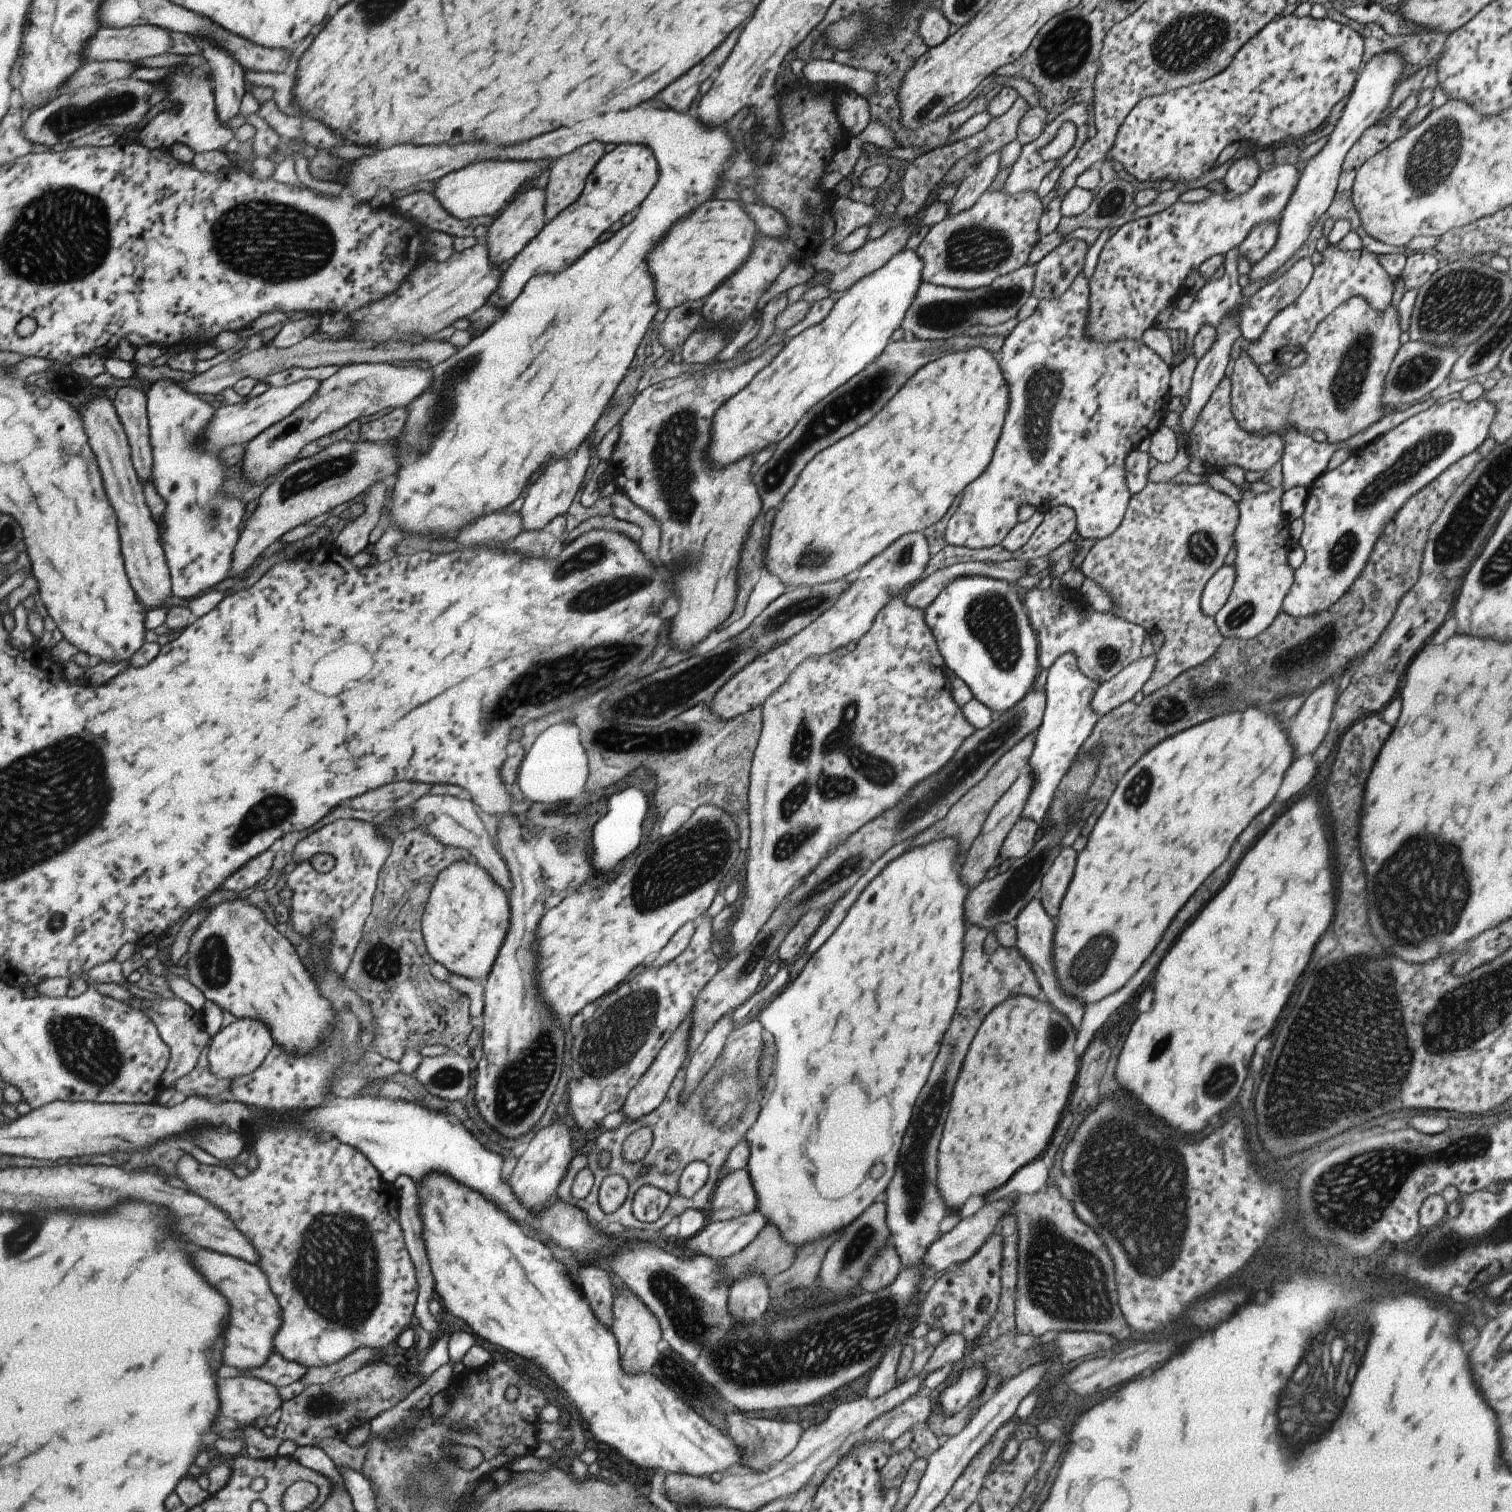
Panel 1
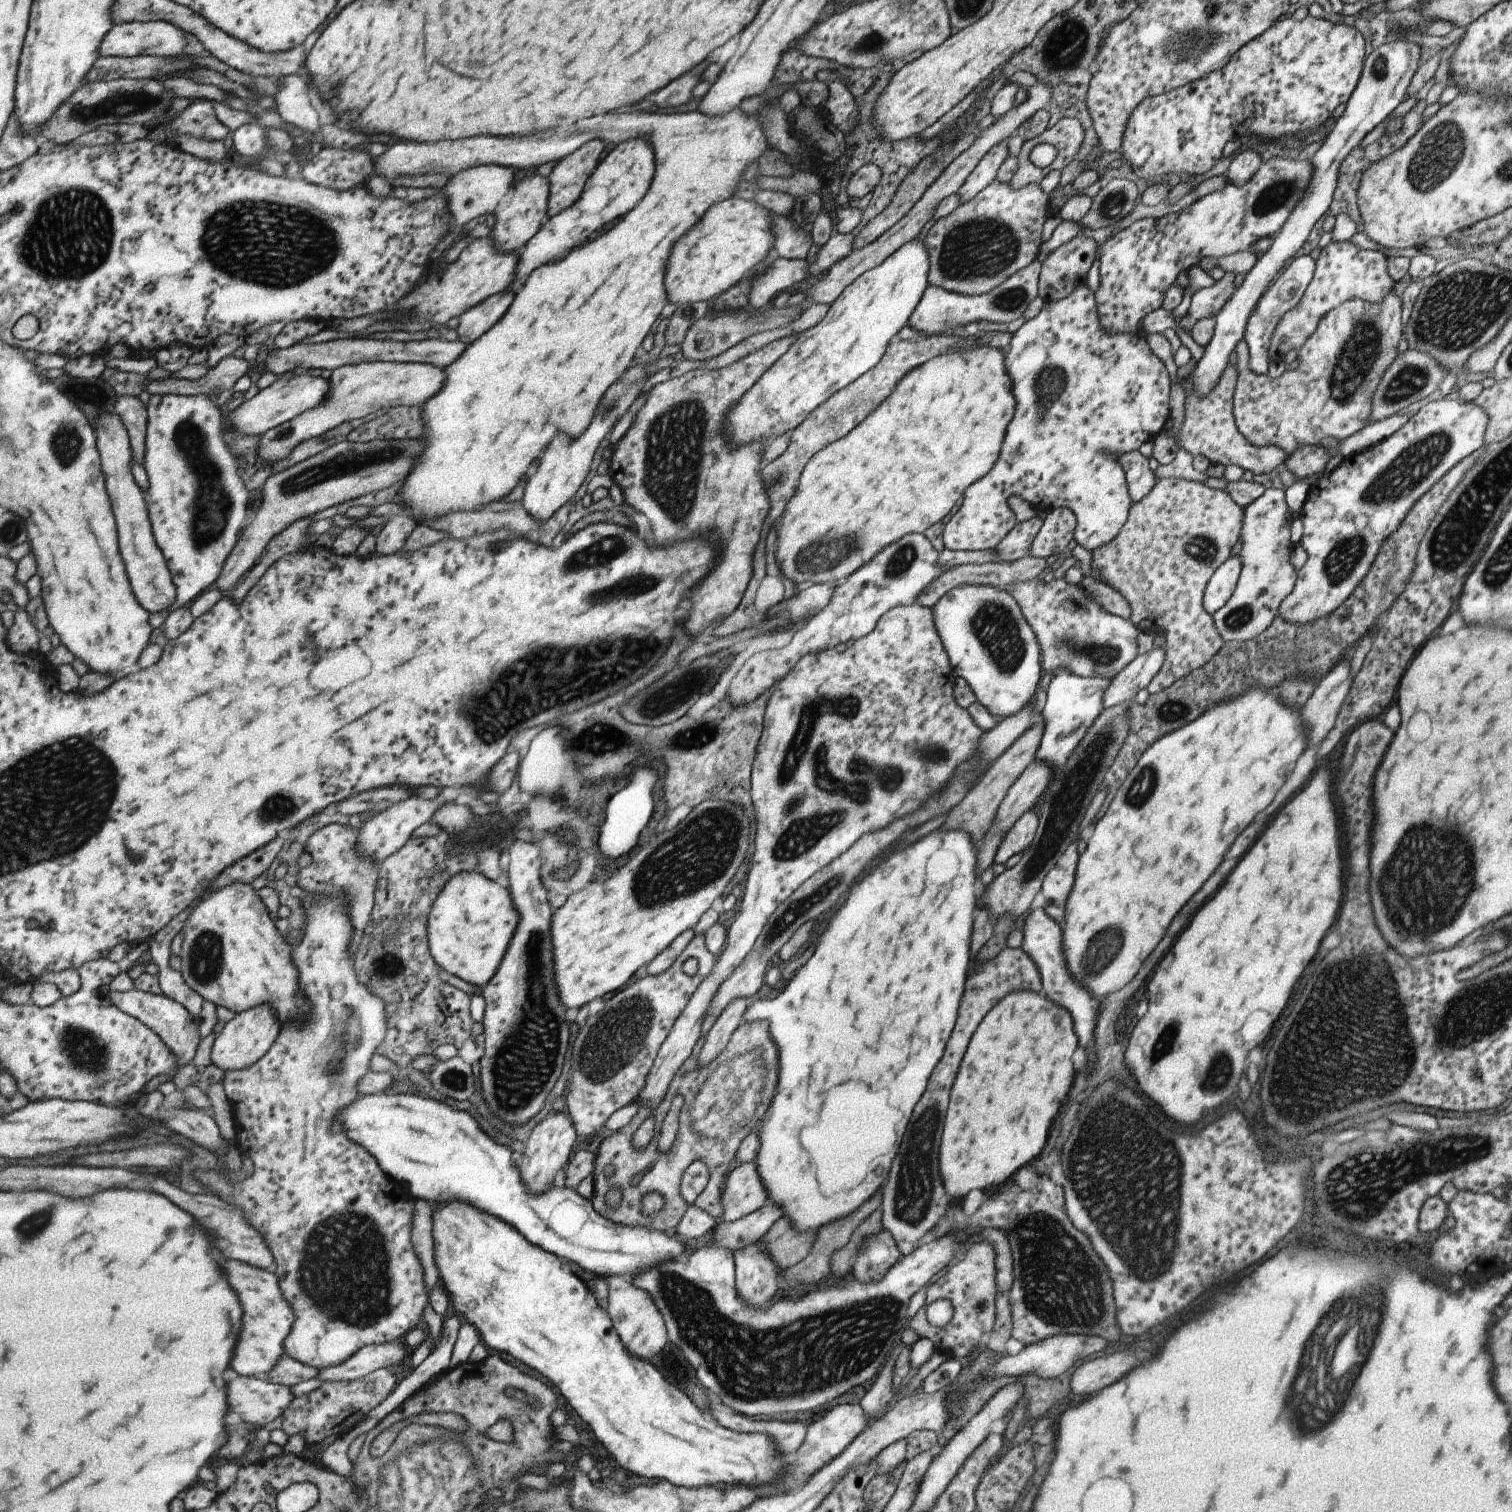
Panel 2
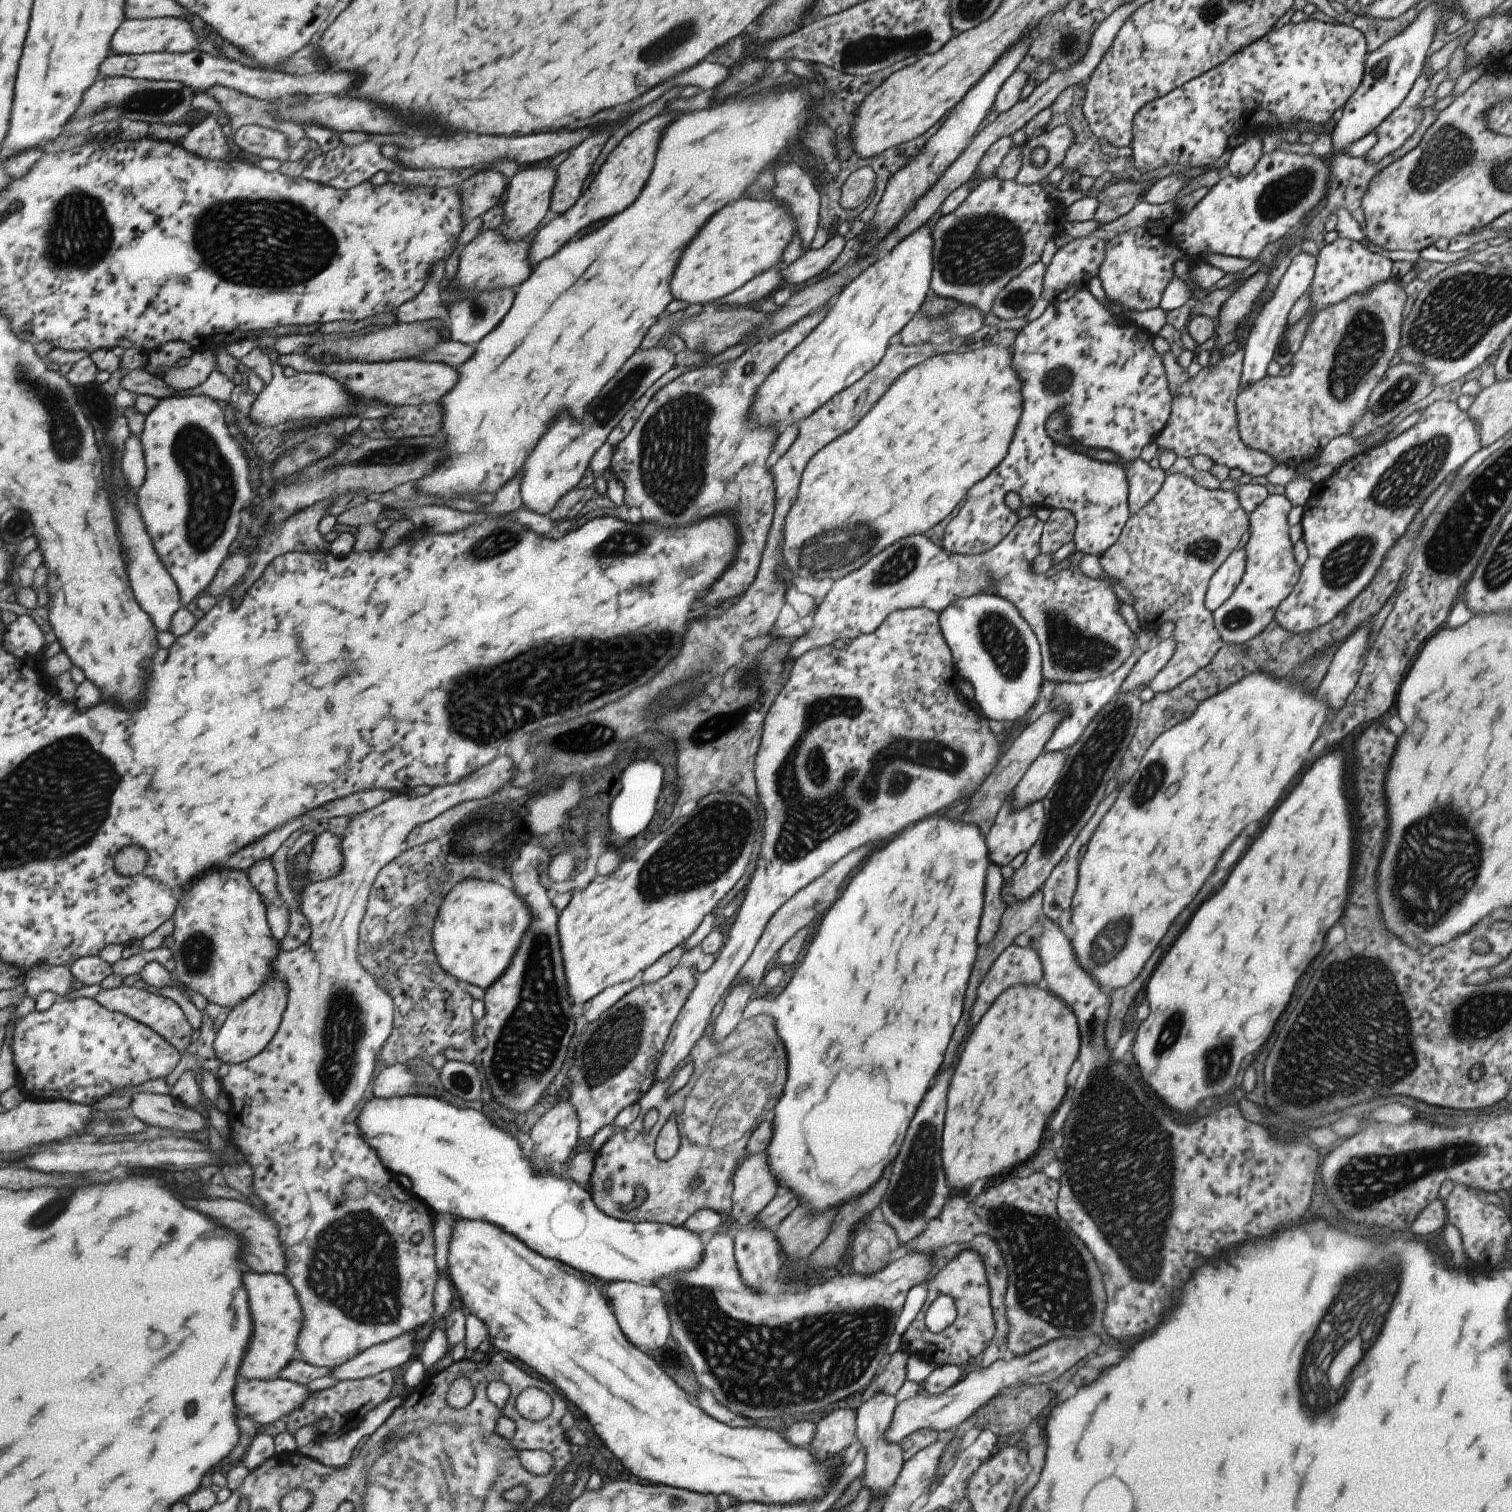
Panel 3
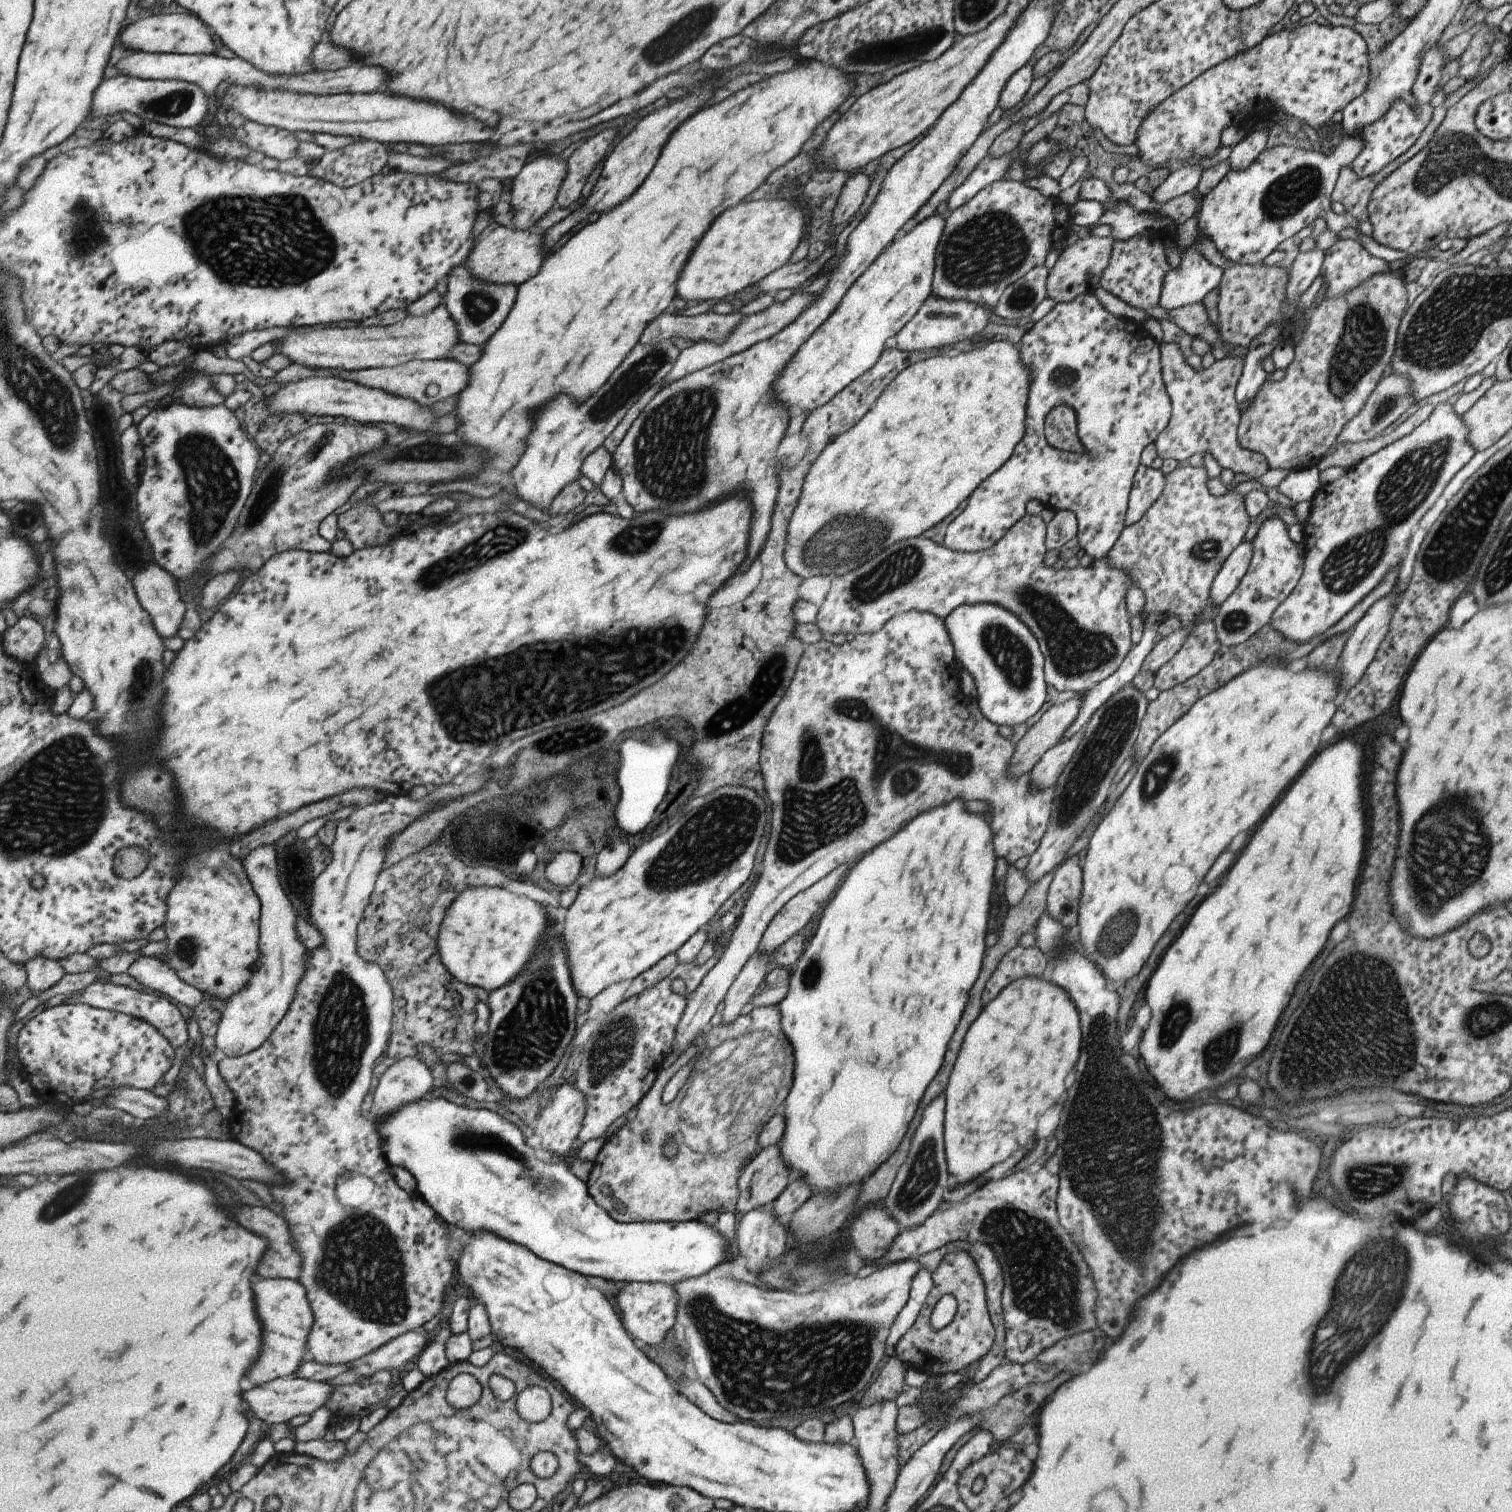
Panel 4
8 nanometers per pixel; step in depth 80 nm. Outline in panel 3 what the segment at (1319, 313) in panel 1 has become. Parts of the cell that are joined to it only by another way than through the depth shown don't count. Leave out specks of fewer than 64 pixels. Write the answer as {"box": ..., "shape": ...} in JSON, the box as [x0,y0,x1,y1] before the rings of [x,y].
{"box":[1307,238,1392,315],"shape":[[[1337,238],[1324,244],[1316,256],[1314,275],[1309,286],[1310,302],[1307,311],[1314,315],[1348,296],[1366,293],[1372,286],[1389,278],[1391,267],[1392,261],[1382,254],[1371,252],[1357,241]]]}

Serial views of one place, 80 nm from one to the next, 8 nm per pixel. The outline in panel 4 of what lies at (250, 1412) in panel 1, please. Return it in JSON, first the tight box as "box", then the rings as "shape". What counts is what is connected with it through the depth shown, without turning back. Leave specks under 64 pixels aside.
{"box":[242,1375,335,1425],"shape":[[[289,1375],[279,1377],[261,1386],[254,1385],[243,1391],[242,1397],[248,1410],[253,1412],[261,1421],[263,1420],[270,1425],[278,1422],[289,1423],[291,1419],[299,1415],[313,1416],[315,1411],[325,1406],[334,1392],[335,1387],[327,1382],[310,1381],[297,1375]]]}

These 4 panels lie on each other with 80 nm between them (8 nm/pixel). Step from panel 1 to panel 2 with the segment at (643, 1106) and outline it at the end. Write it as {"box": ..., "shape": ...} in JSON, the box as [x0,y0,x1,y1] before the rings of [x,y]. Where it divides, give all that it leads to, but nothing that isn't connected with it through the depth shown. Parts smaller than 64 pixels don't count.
{"box":[633,602,982,1109],"shape":[[[913,602],[910,605],[897,605],[884,612],[877,620],[873,630],[865,636],[855,639],[853,644],[843,652],[836,652],[835,649],[827,649],[823,652],[809,653],[797,661],[797,664],[773,686],[768,696],[762,718],[762,731],[758,738],[754,759],[750,768],[750,801],[754,807],[754,848],[751,854],[751,868],[747,872],[745,884],[743,884],[743,897],[735,918],[728,924],[726,929],[725,944],[723,950],[716,957],[711,972],[699,983],[691,998],[687,1001],[681,1014],[675,1019],[669,1034],[660,1044],[656,1057],[647,1073],[642,1089],[636,1094],[633,1102],[639,1107],[646,1105],[650,1109],[655,1108],[664,1097],[665,1091],[674,1077],[674,1074],[691,1054],[695,1042],[700,1037],[701,1021],[704,1017],[707,1005],[715,994],[719,984],[731,974],[731,971],[738,966],[739,962],[746,957],[751,950],[755,939],[762,931],[763,925],[767,922],[769,915],[785,900],[802,882],[822,869],[830,860],[833,860],[850,847],[855,840],[861,838],[863,833],[881,831],[893,819],[910,815],[911,811],[920,809],[927,799],[935,793],[942,792],[942,788],[954,775],[954,770],[959,763],[970,759],[978,749],[978,740],[982,730],[971,720],[966,709],[961,708],[953,698],[953,685],[956,679],[950,667],[948,656],[942,647],[938,634],[936,633],[931,609]]]}

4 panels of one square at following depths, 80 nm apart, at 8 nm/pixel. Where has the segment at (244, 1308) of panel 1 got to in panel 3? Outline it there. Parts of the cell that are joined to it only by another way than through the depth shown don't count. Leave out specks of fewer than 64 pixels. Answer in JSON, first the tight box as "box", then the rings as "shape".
{"box":[239,1272,304,1380],"shape":[[[245,1272],[243,1282],[251,1296],[251,1312],[255,1320],[254,1335],[243,1357],[239,1375],[249,1380],[276,1378],[297,1354],[298,1336],[304,1323],[301,1301],[291,1281],[281,1273]]]}

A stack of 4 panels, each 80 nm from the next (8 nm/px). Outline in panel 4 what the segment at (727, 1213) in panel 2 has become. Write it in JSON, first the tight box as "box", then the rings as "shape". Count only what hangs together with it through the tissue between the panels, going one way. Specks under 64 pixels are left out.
{"box":[735,1146,791,1215],"shape":[[[779,1146],[758,1149],[750,1162],[743,1166],[737,1188],[739,1196],[735,1212],[743,1215],[759,1206],[770,1206],[791,1180],[789,1166],[781,1160]]]}

